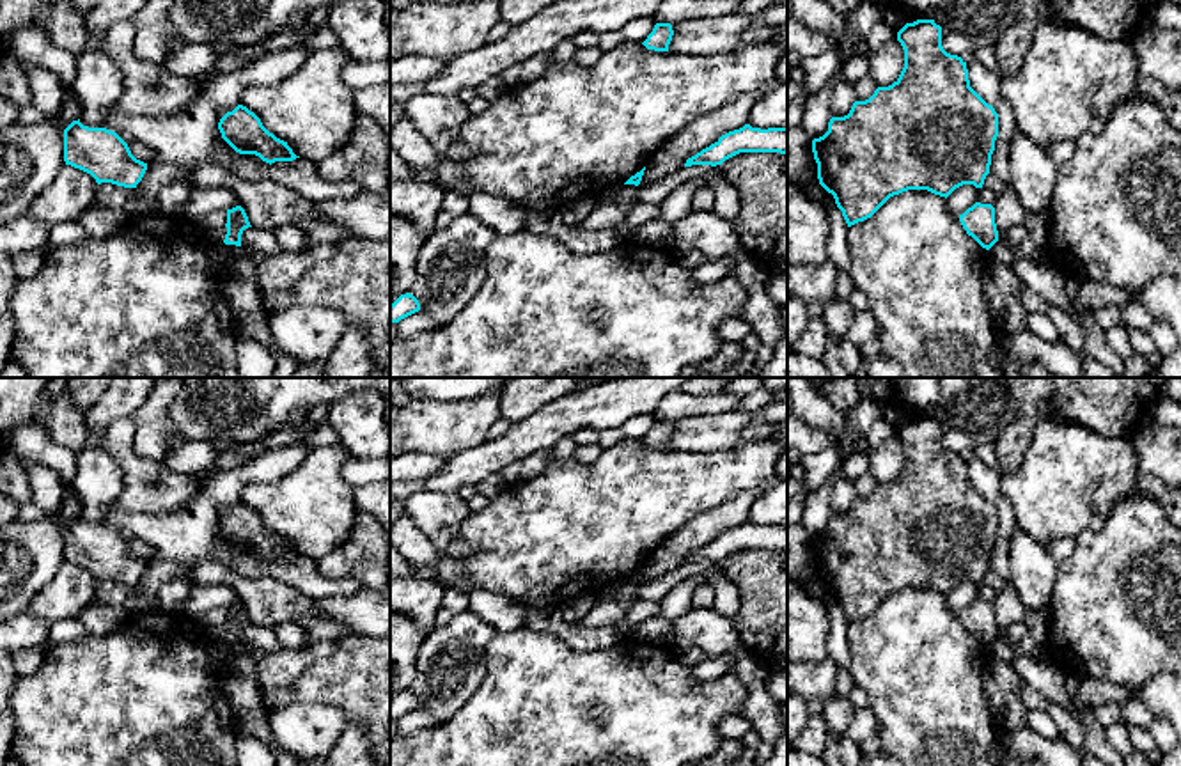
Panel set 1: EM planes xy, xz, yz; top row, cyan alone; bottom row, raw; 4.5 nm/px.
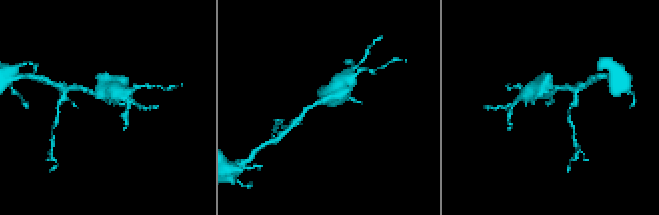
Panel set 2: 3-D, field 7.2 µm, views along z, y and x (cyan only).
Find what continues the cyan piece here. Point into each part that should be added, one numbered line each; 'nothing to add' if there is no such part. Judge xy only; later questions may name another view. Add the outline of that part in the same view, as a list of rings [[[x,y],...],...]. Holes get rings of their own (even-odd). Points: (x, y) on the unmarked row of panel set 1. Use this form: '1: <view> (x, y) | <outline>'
nothing to add

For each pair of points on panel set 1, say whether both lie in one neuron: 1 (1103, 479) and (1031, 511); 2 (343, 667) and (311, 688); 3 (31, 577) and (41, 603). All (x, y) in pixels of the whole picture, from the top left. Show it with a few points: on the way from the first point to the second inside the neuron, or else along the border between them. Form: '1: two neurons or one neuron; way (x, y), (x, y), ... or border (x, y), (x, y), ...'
1: one neuron; way (1086, 479), (1071, 479), (1048, 500)
2: one neuron; way (336, 674), (318, 685)
3: two neurons; border (64, 561), (27, 610)

